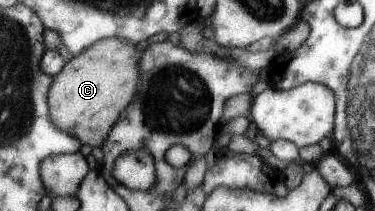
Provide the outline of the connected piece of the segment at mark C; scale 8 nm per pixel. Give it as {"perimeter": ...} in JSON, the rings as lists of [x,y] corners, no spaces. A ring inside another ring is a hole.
{"perimeter":[[[111,37],[97,41],[83,53],[66,62],[53,77],[52,88],[48,92],[49,117],[53,123],[77,138],[82,145],[101,148],[108,140],[113,125],[120,120],[121,113],[132,104],[140,82],[141,51],[136,45]]]}

